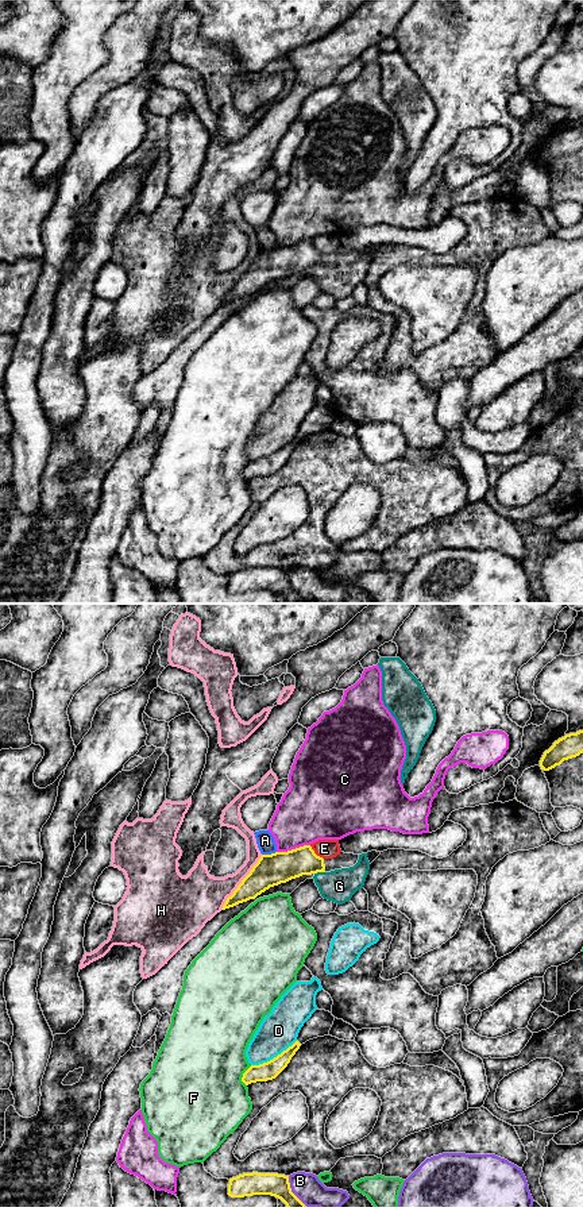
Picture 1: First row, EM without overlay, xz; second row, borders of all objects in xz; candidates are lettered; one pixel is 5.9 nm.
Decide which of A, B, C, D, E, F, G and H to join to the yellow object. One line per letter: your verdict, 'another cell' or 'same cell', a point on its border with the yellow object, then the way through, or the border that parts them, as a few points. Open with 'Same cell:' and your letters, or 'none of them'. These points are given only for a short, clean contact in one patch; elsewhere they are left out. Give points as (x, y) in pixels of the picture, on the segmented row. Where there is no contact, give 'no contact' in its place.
Same cell: G
A: another cell | xz (269, 855)
B: another cell | xz (290, 1191)
C: another cell | xz (293, 849)
D: another cell | xz (274, 1057)
E: another cell | xz (315, 853)
F: another cell | xz (243, 1076)
G: same cell | xz (319, 871) | across xz (280, 867), (319, 871), (334, 886), (339, 886)
H: another cell | xz (242, 882)

